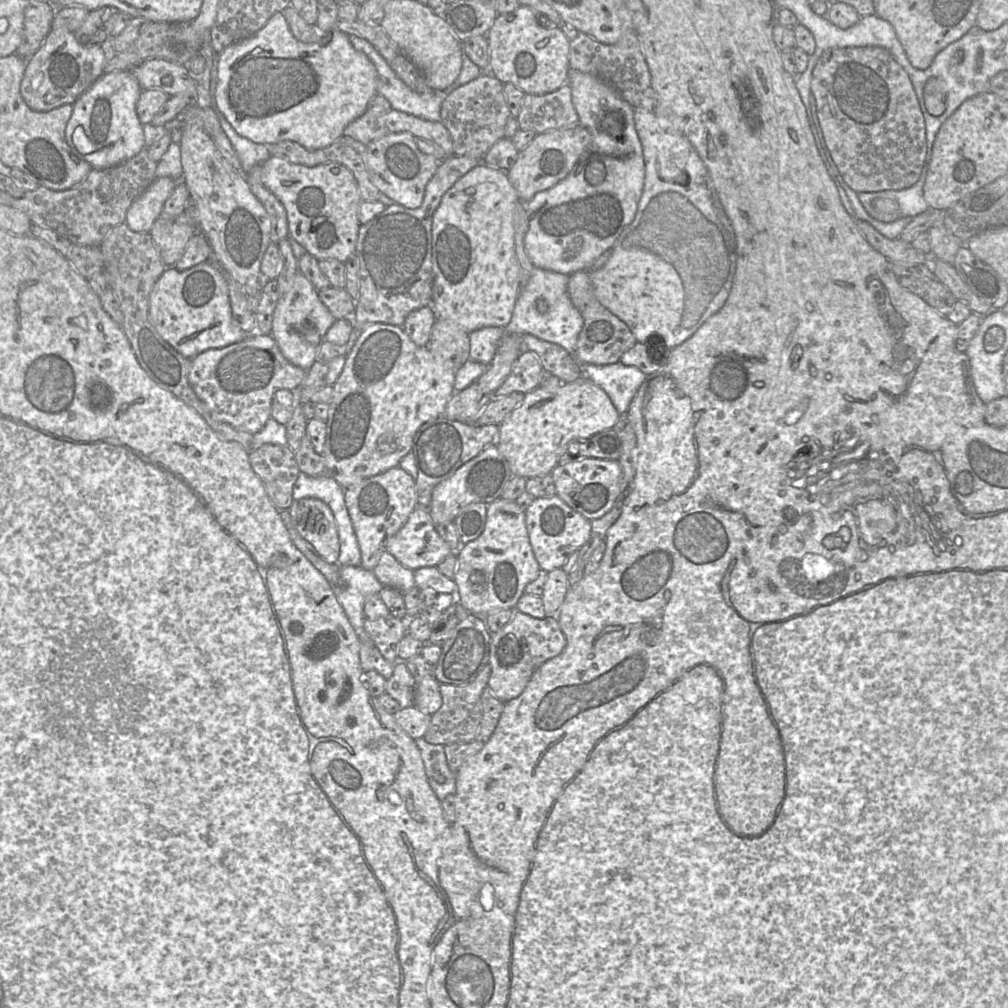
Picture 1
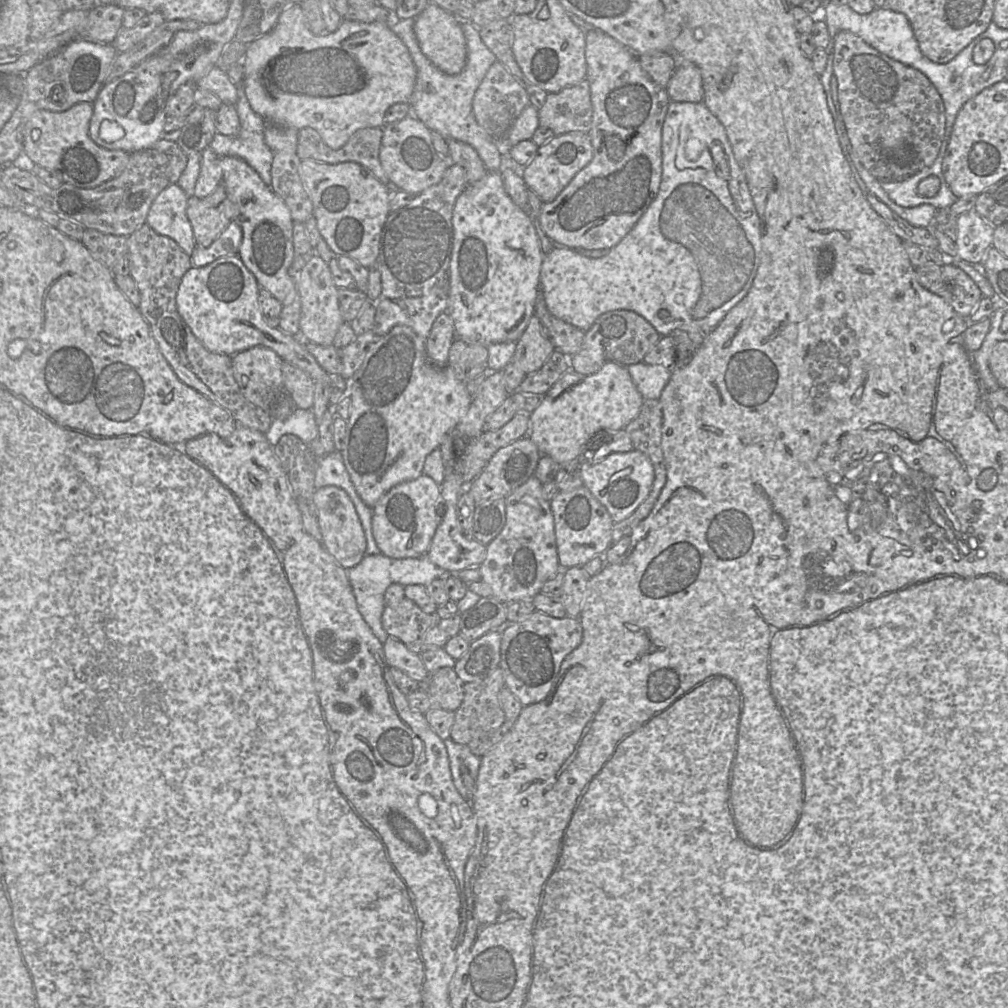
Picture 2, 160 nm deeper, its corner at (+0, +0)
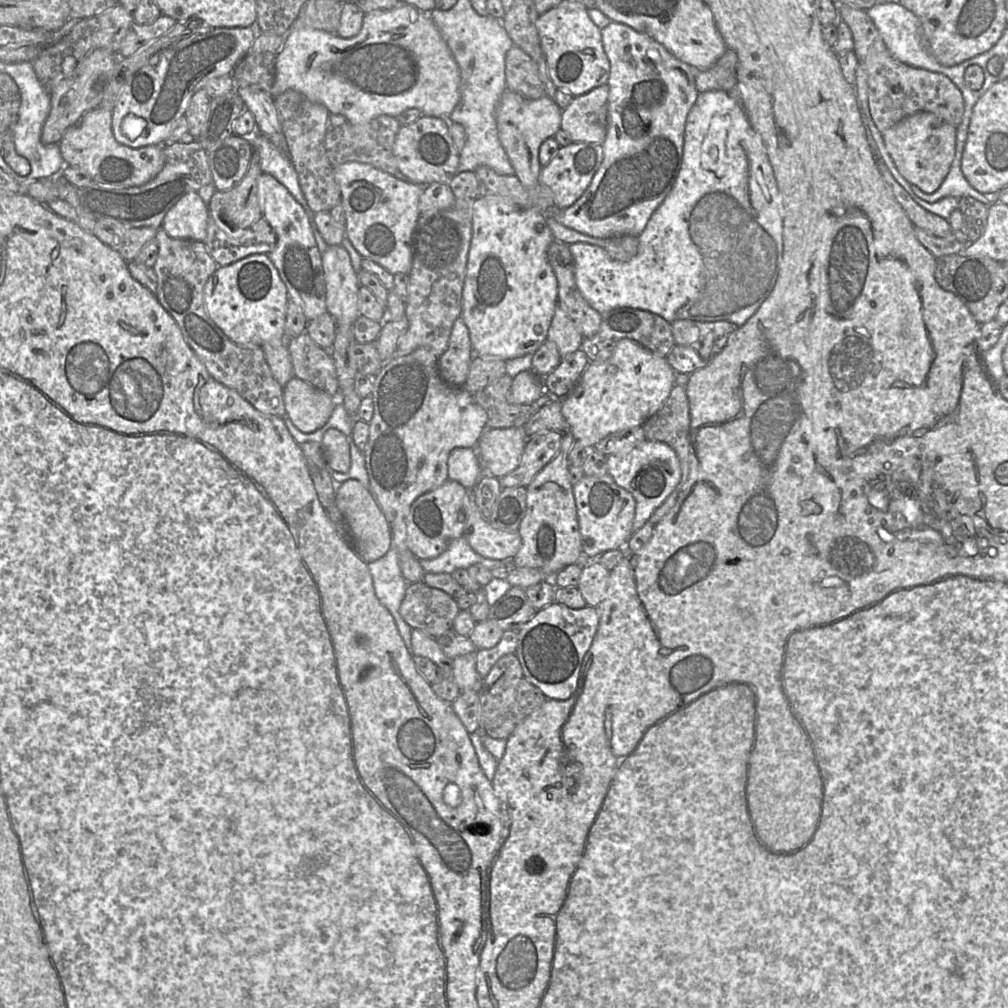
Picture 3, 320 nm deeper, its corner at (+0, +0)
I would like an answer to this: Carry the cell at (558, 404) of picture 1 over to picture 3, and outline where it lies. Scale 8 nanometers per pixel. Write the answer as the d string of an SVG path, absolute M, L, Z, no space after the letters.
M620 340L607 360L590 363L572 391L559 398L568 426L566 433L582 445L594 446L612 433L642 426L669 397L676 374L666 357L655 355L634 340Z

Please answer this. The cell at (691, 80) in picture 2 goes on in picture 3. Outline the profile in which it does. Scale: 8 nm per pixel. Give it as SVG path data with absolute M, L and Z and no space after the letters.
M728 49L712 67L701 70L696 76L699 93L715 90L733 91L736 84L737 55Z

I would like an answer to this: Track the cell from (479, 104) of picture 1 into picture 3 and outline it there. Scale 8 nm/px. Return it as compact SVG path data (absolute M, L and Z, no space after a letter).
M513 45L505 57L506 89L527 99L539 99L545 94L539 76L539 64L520 47Z

